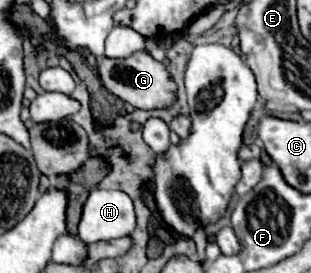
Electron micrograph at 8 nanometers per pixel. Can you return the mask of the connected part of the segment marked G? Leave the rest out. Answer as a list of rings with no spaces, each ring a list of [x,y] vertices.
[[[134,53],[132,57],[124,57],[124,61],[112,61],[110,57],[102,57],[98,63],[98,75],[102,79],[102,85],[120,97],[122,101],[128,101],[132,107],[140,109],[158,109],[166,107],[174,101],[176,85],[170,79],[164,65],[156,59],[152,59],[148,53]]]

